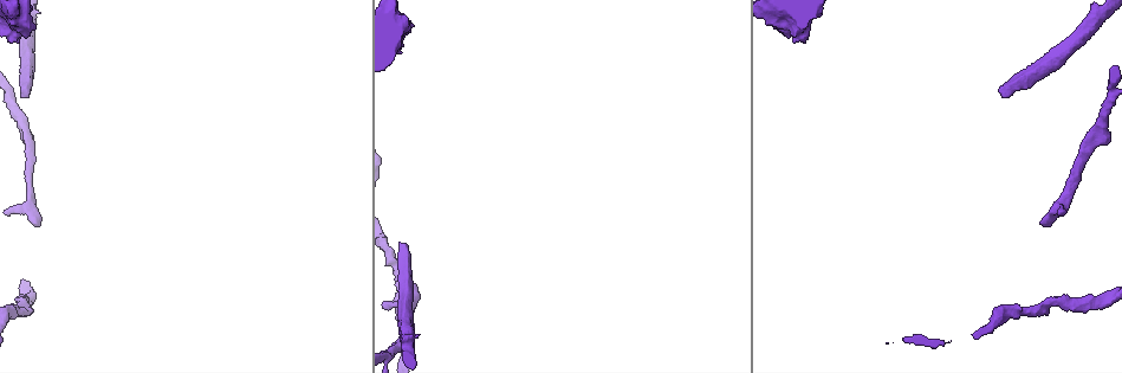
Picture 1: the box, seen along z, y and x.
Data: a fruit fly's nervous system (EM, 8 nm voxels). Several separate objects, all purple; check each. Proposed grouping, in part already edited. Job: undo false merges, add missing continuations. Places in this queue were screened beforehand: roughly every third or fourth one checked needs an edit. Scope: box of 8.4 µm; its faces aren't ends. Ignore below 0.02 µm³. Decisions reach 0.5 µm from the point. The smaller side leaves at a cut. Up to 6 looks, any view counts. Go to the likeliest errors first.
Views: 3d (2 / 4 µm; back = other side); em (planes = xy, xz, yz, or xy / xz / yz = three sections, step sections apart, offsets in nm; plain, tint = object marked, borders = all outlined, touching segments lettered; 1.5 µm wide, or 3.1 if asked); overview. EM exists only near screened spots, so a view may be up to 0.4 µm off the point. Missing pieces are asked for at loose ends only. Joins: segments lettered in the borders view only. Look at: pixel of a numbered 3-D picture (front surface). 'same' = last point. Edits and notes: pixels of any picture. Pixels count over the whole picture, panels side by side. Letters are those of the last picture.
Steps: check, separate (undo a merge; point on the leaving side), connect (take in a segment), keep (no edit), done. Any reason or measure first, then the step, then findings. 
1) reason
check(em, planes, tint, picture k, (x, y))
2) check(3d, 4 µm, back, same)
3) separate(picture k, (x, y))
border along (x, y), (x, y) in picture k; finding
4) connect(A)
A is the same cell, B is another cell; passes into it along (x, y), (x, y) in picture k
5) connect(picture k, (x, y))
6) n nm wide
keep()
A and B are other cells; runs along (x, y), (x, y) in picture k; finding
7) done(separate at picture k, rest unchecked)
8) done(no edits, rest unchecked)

branch stops here
check(3d, 4 µm, picture 1, (1040, 224))

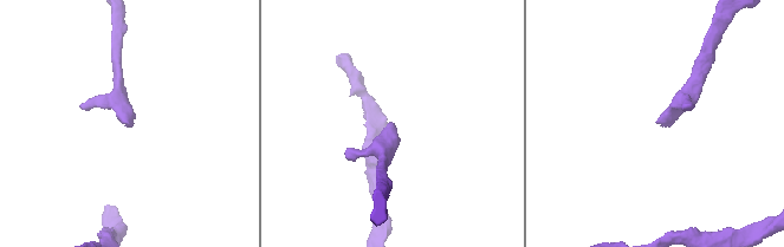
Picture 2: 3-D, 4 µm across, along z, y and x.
check(em, planes, borders, picture 2, (130, 121))

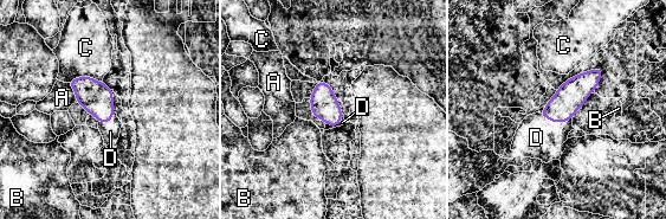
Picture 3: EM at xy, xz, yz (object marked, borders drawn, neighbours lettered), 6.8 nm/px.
190 nm wide
connect(D)
D is the same cell, A, B and C are other cells; passes into it along (571, 95), (556, 121), (536, 137) in picture 3; the neuron continues

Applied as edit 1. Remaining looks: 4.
see it whole again
check(overview)

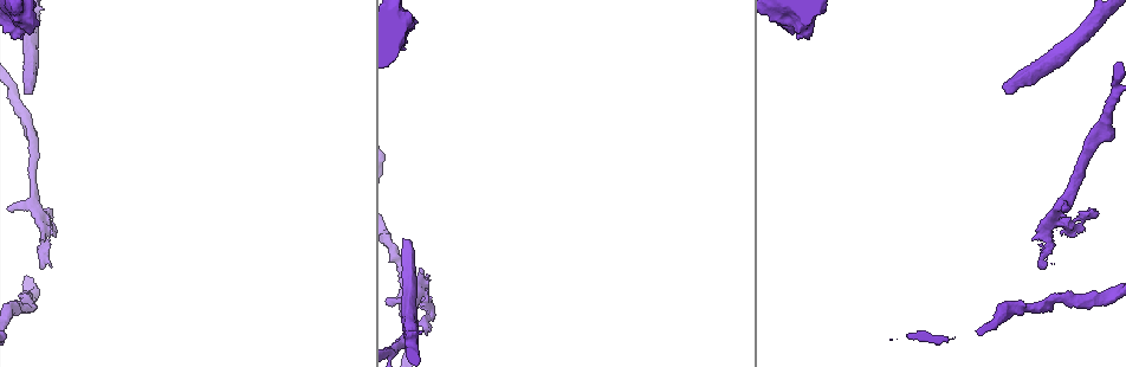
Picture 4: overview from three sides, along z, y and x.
free end
check(em, planes, borders, picture 4, (403, 242))

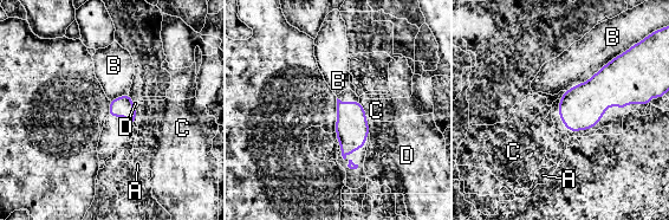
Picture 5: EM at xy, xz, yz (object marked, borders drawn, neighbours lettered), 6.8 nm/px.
B touches over 480 nm
keep()
A, B, C and D are other cells; border along (623, 52), (566, 91) in picture 5; no lettered segment goes on from it

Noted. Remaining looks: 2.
done(connect at picture 3, rest unchecked)

